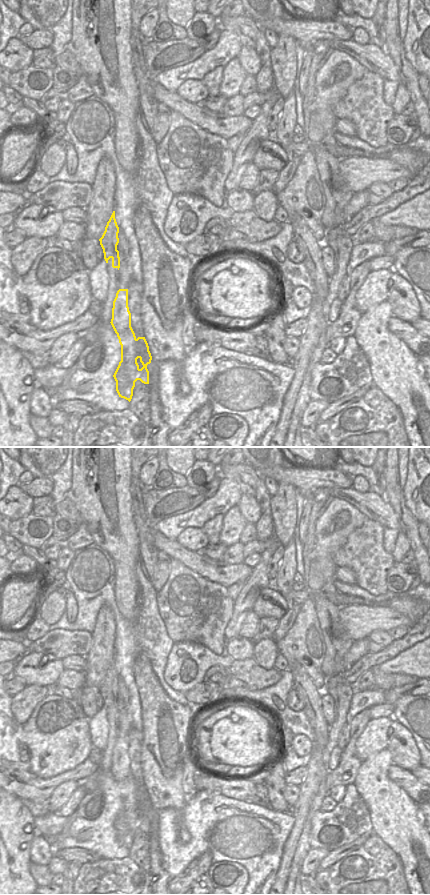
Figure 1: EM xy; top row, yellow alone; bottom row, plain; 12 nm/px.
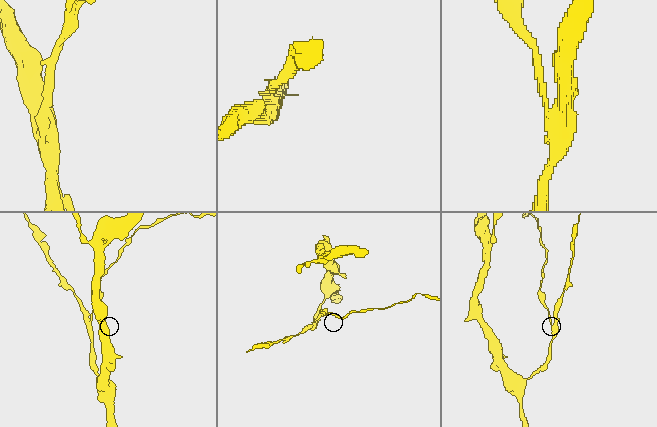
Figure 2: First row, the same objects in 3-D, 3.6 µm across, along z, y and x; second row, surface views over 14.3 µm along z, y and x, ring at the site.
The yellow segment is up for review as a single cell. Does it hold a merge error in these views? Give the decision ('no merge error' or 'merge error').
merge error

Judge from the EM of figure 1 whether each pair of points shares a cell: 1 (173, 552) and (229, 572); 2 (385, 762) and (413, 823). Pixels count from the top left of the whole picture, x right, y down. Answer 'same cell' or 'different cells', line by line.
1: same cell
2: same cell

